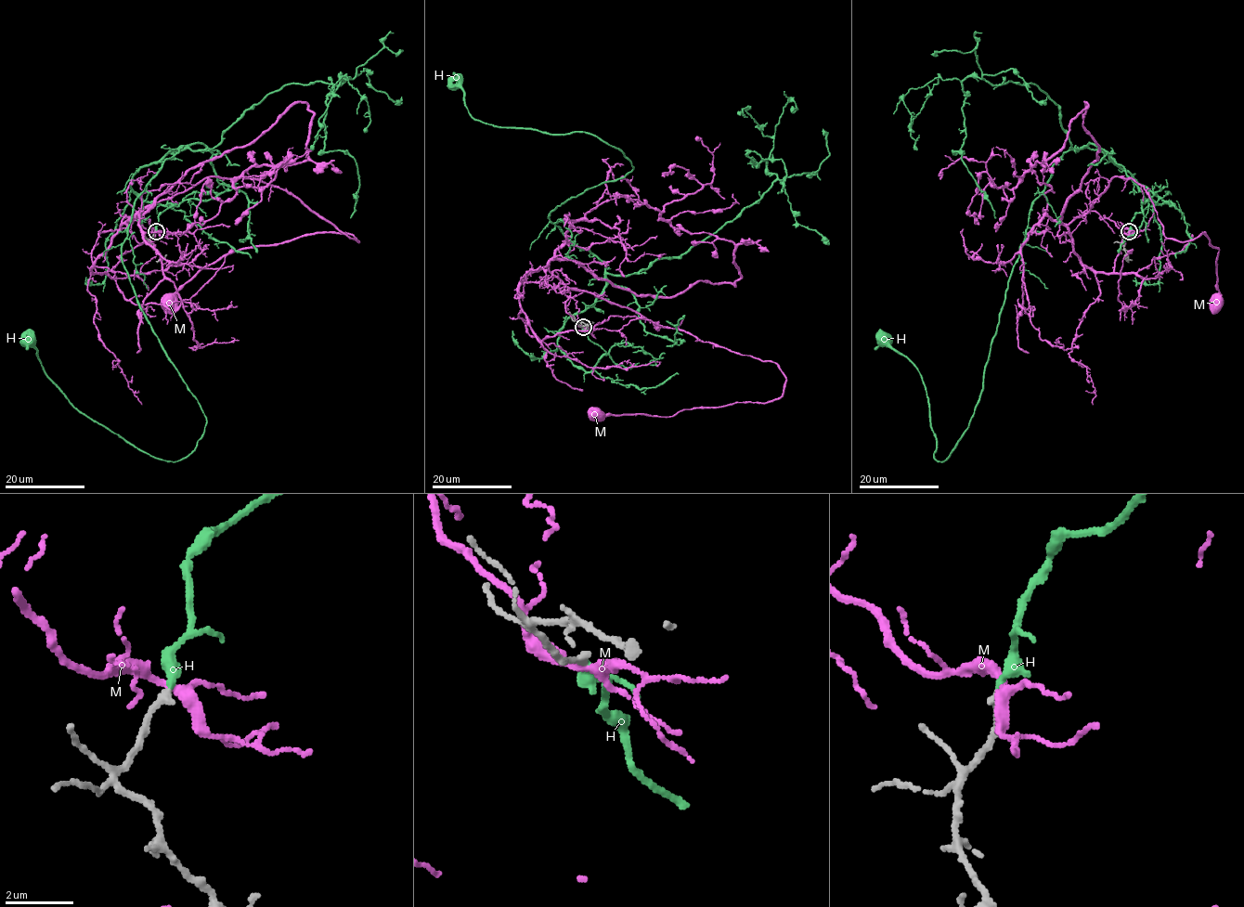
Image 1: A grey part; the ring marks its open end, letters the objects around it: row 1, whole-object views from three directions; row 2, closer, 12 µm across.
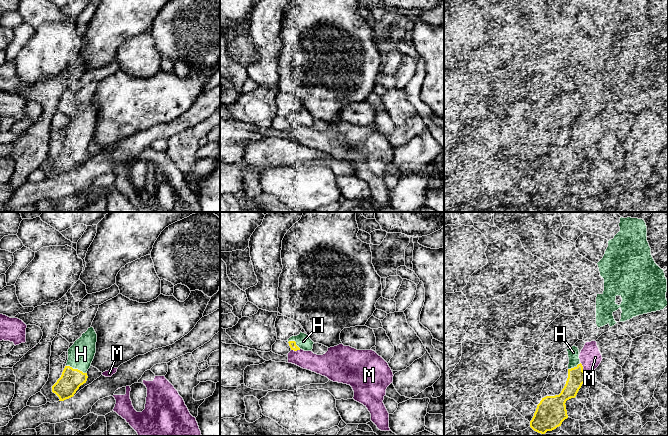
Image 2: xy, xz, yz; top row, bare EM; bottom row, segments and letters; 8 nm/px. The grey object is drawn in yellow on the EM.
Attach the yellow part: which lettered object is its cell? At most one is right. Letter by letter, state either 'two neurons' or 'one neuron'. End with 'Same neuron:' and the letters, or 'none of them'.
H: one neuron
M: two neurons
Same neuron: H

